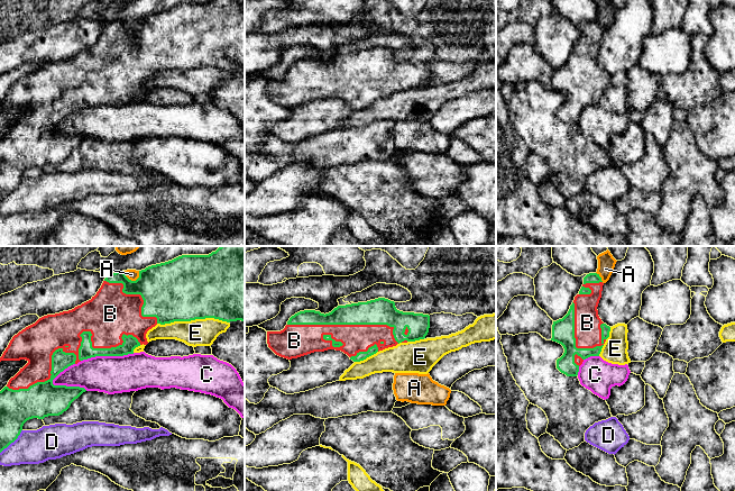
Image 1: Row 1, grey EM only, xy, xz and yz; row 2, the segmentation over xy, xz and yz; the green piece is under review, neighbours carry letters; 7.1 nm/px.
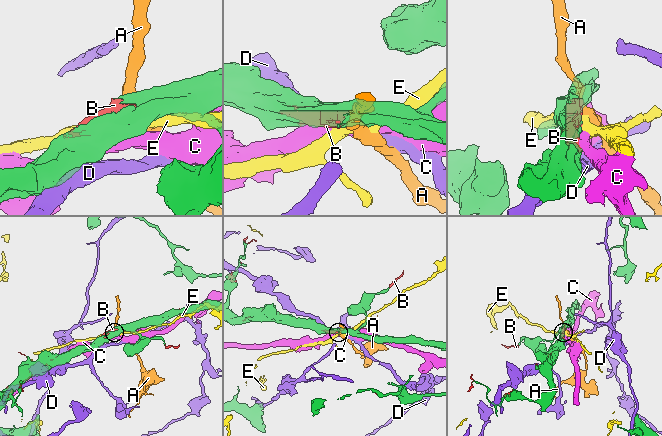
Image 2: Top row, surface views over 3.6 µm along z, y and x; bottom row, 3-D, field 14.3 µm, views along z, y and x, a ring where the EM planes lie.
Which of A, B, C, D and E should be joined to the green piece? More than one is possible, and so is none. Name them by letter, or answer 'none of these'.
B

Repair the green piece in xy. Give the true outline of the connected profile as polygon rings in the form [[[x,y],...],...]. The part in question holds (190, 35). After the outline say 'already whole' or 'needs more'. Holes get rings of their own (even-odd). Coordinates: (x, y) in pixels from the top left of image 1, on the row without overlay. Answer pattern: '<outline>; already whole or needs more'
[[[212,0],[209,3],[182,3],[172,9],[151,13],[139,19],[139,26],[136,29],[129,28],[123,20],[105,22],[105,27],[101,36],[91,48],[75,55],[72,58],[55,63],[47,63],[39,66],[35,72],[26,75],[15,83],[0,106],[0,110],[20,108],[26,108],[28,110],[13,126],[9,128],[8,133],[0,139],[0,201],[18,187],[22,179],[22,174],[27,169],[33,166],[44,167],[48,164],[59,164],[70,156],[71,152],[75,147],[86,139],[84,136],[80,135],[53,133],[53,128],[68,115],[95,104],[123,104],[134,102],[134,98],[136,96],[143,92],[148,92],[146,82],[157,72],[165,73],[174,70],[191,70],[205,66],[214,66],[227,71],[237,69],[245,70],[245,0]]]; needs more

